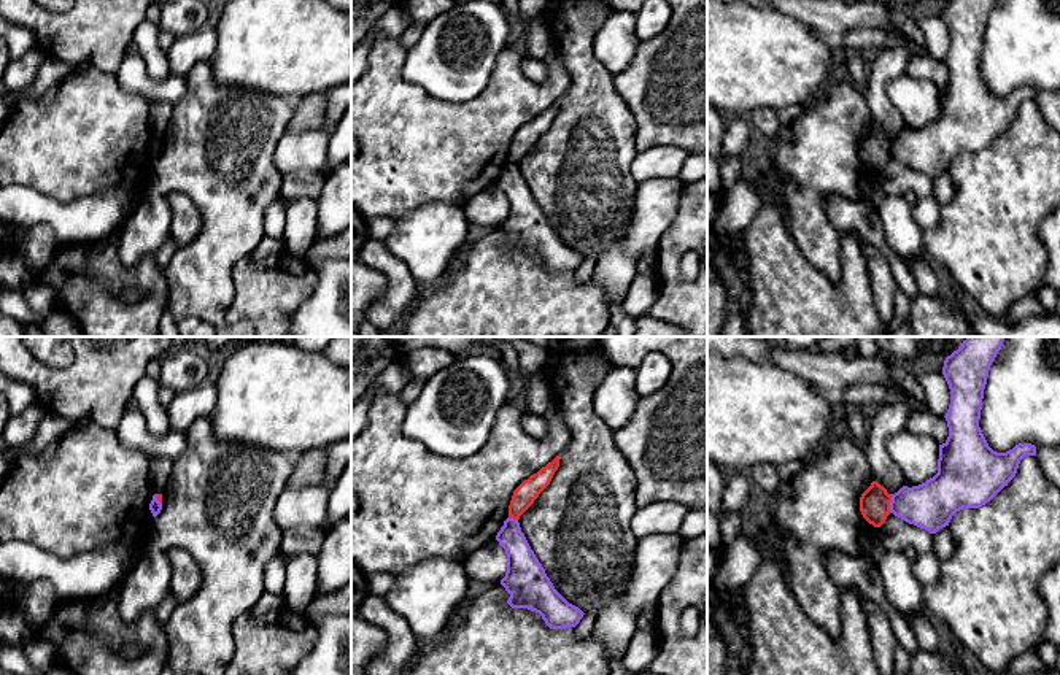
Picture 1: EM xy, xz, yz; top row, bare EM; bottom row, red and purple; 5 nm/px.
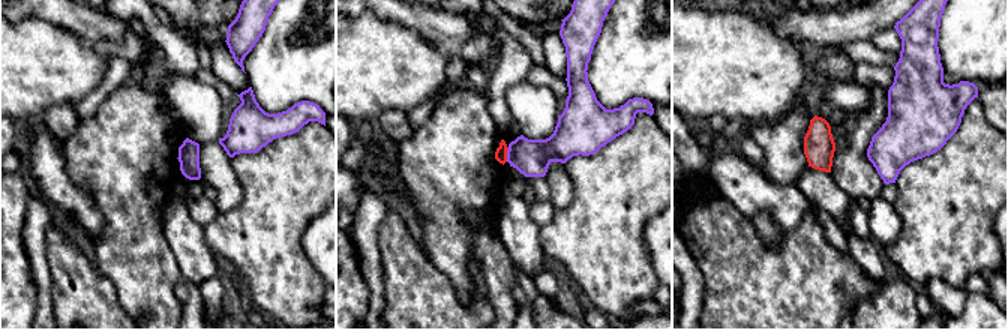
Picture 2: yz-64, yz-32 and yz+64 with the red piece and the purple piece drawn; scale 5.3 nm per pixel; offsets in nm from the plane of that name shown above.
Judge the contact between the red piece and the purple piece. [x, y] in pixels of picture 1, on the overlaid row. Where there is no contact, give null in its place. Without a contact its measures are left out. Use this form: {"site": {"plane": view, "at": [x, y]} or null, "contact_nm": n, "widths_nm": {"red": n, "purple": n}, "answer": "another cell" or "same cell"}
{"site": {"plane": "yz", "at": [889, 504]}, "contact_nm": 100, "widths_nm": {"red": 160, "purple": 240}, "answer": "another cell"}

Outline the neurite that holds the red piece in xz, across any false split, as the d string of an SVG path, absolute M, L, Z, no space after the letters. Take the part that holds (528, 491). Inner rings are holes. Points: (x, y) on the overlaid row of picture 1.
M561 454L542 467L537 473L524 480L515 491L509 505L509 518L520 516L534 503L539 494L550 484L555 472L559 467Z

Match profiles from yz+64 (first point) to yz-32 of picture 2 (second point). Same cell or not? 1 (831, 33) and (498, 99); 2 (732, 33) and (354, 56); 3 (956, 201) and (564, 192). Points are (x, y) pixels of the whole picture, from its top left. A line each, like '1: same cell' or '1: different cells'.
1: different cells
2: same cell
3: different cells

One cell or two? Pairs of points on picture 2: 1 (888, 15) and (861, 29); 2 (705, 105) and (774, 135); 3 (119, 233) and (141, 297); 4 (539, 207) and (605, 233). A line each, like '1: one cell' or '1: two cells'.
1: one cell
2: two cells
3: one cell
4: two cells

